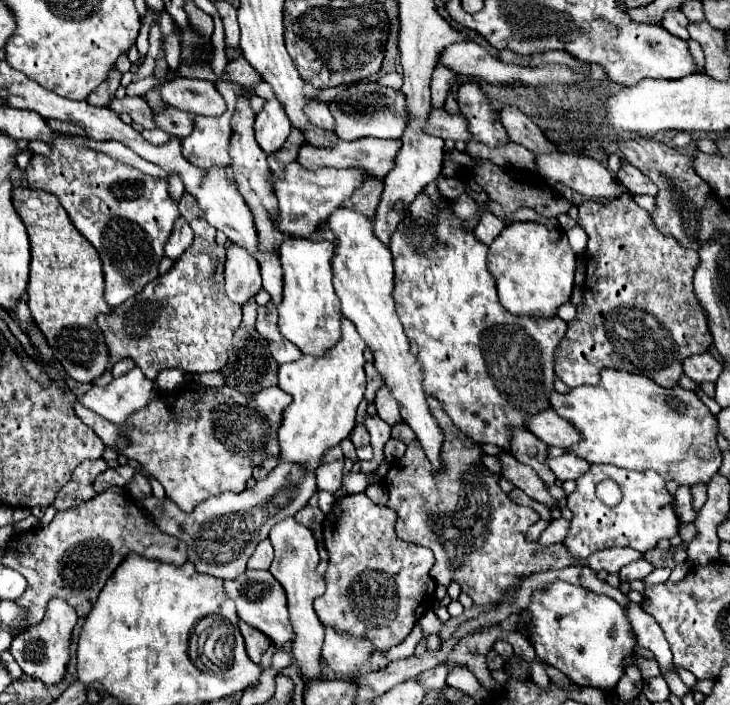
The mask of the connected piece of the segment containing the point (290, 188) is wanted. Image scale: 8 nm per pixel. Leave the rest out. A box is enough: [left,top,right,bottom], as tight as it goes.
[272,162,372,238]

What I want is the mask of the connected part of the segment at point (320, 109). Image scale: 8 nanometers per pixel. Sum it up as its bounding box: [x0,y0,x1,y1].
[304,102,332,130]

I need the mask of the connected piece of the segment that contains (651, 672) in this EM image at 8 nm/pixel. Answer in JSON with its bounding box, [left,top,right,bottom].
[624,656,662,680]

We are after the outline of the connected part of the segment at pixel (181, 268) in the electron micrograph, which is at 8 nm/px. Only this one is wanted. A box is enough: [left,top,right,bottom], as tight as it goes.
[96,194,242,380]

